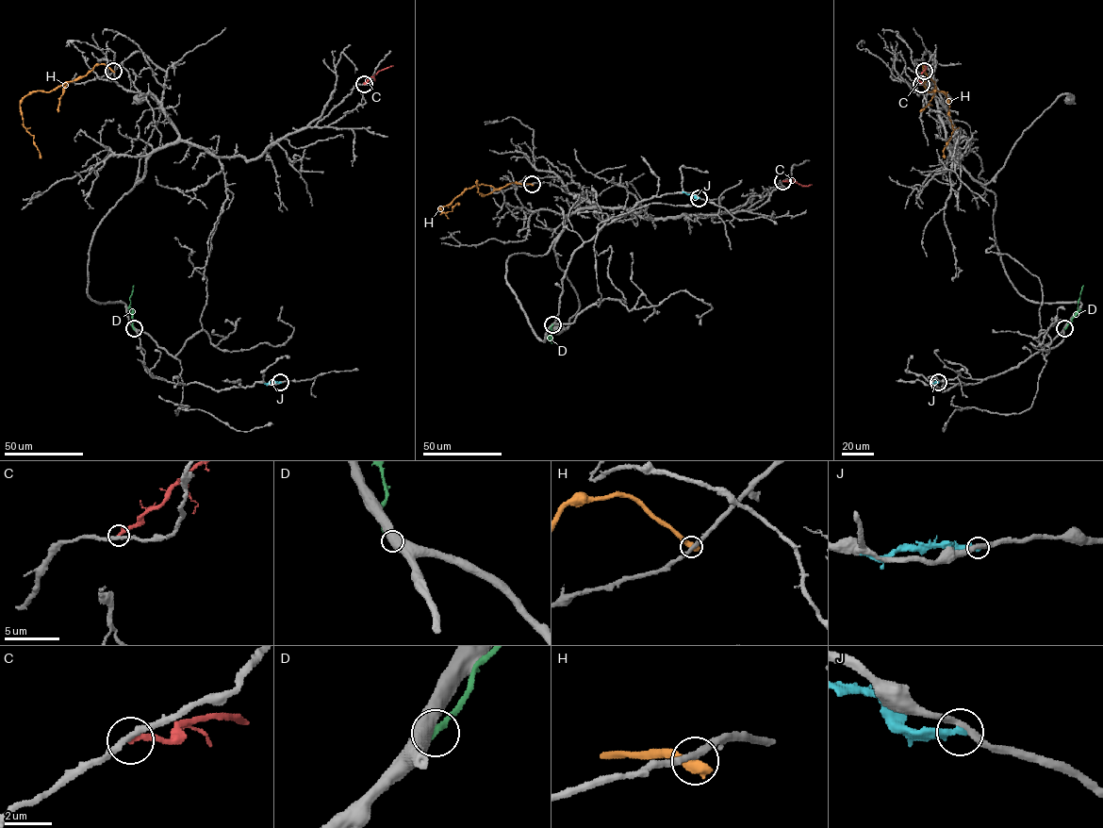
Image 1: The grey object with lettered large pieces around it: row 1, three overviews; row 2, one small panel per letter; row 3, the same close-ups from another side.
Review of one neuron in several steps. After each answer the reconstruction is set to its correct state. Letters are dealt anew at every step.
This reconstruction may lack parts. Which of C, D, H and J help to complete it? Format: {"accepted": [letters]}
{"accepted": []}

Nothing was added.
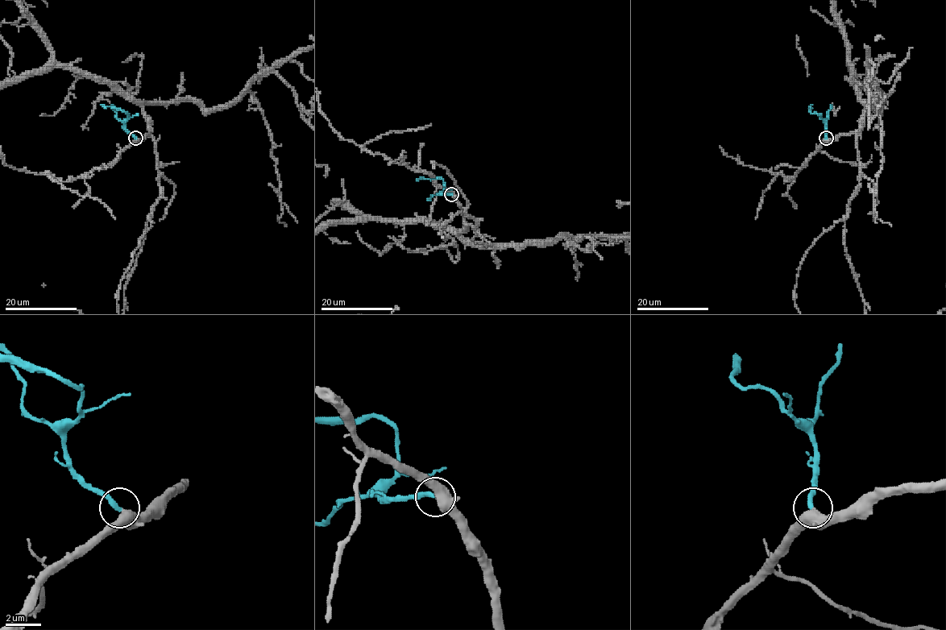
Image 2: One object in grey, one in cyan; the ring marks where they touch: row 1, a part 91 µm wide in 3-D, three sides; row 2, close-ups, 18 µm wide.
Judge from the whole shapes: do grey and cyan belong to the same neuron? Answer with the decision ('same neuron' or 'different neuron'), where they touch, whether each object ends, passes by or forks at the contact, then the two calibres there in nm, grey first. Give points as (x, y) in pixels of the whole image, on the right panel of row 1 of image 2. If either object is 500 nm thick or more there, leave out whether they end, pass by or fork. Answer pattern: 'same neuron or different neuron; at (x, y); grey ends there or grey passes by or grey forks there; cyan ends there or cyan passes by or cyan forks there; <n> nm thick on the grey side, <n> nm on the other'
same neuron; at (826, 138); grey passes by; cyan ends there; 480 nm thick on the grey side, 280 nm on the other

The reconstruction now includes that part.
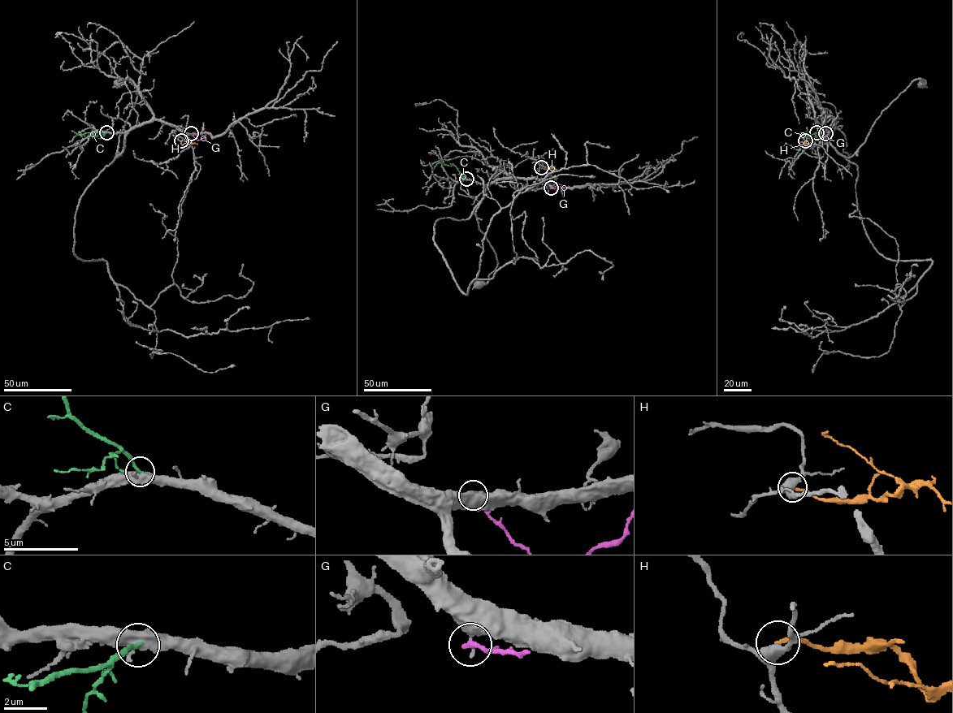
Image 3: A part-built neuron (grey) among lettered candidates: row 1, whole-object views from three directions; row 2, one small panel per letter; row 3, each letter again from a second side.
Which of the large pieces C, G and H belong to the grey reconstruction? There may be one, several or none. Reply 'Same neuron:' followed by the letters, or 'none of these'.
Same neuron: C

